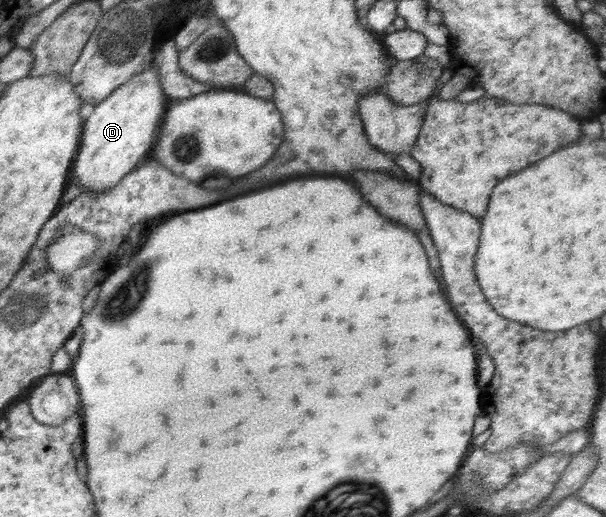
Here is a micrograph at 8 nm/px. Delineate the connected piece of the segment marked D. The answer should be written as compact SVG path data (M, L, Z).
M154 58L141 73L99 102L83 123L83 133L70 176L70 183L76 182L82 186L82 193L105 193L138 167L153 149L153 134L168 107L167 96L159 80Z

